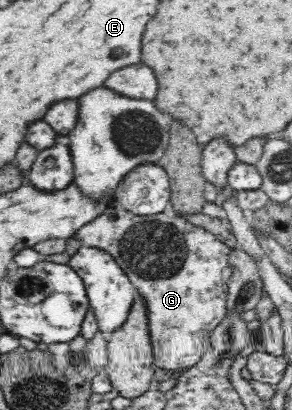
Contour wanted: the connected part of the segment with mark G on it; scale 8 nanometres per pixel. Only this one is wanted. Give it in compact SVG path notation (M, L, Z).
M111 205L76 230L71 237L76 238L83 247L97 248L111 256L135 286L136 293L143 299L147 310L155 369L171 369L176 374L195 366L201 356L210 350L210 333L227 314L227 285L222 280L231 250L214 234L169 212L135 216L121 206Z

